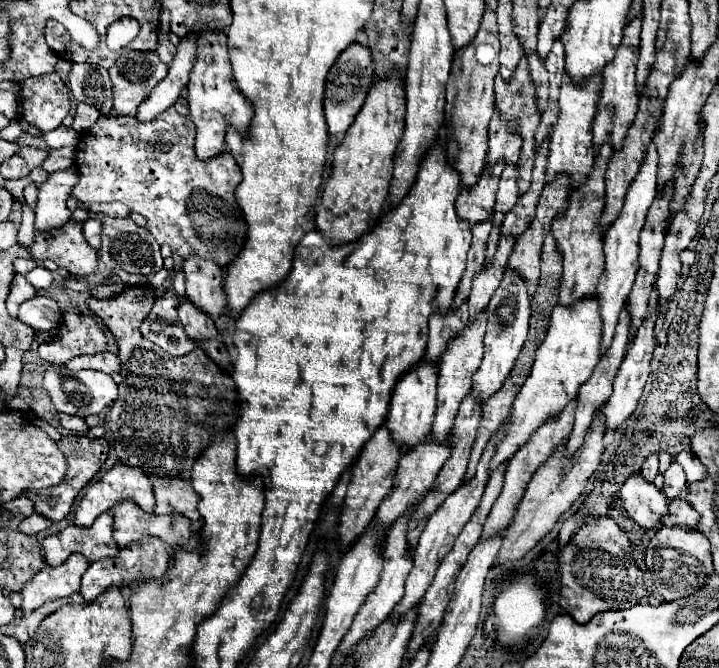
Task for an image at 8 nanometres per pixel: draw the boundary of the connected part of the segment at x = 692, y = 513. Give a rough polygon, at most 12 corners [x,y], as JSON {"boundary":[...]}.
{"boundary":[[687,500],[669,502],[667,526],[697,530],[699,512]]}

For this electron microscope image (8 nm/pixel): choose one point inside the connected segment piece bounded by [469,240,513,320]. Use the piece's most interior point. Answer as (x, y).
(484, 286)

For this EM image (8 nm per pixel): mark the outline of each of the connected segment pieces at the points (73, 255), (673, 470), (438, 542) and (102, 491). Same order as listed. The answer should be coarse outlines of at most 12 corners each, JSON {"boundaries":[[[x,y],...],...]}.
{"boundaries":[[[81,222],[35,230],[29,254],[73,276],[93,274],[97,250]],[[677,462],[667,468],[663,494],[677,498],[687,484]],[[503,430],[487,444],[475,476],[427,520],[413,552],[407,614],[431,586],[443,556],[479,506]],[[117,462],[81,498],[73,524],[89,528],[123,500],[153,512],[149,476]]]}

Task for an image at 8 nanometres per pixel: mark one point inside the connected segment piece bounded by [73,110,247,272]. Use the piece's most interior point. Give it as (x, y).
(190, 205)

